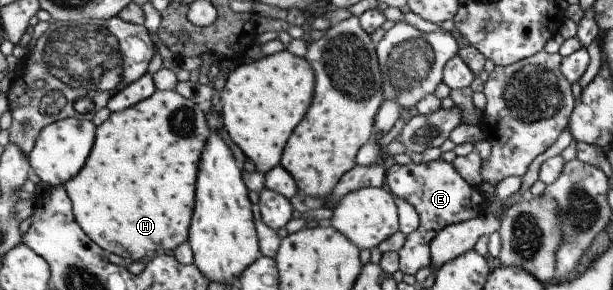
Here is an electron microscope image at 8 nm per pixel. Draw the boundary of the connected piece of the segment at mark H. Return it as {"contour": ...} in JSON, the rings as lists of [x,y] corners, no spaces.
{"contour":[[[155,90],[147,99],[142,99],[123,111],[111,112],[107,119],[95,128],[94,140],[89,155],[84,161],[83,167],[76,173],[71,181],[63,185],[64,190],[71,200],[72,214],[77,225],[85,232],[85,235],[93,240],[106,253],[115,253],[119,257],[129,257],[131,261],[139,261],[147,257],[147,253],[161,254],[173,251],[178,245],[186,241],[191,214],[194,210],[195,180],[197,177],[197,166],[200,161],[201,152],[204,150],[210,127],[206,115],[199,109],[196,103],[181,97],[173,90]]]}

